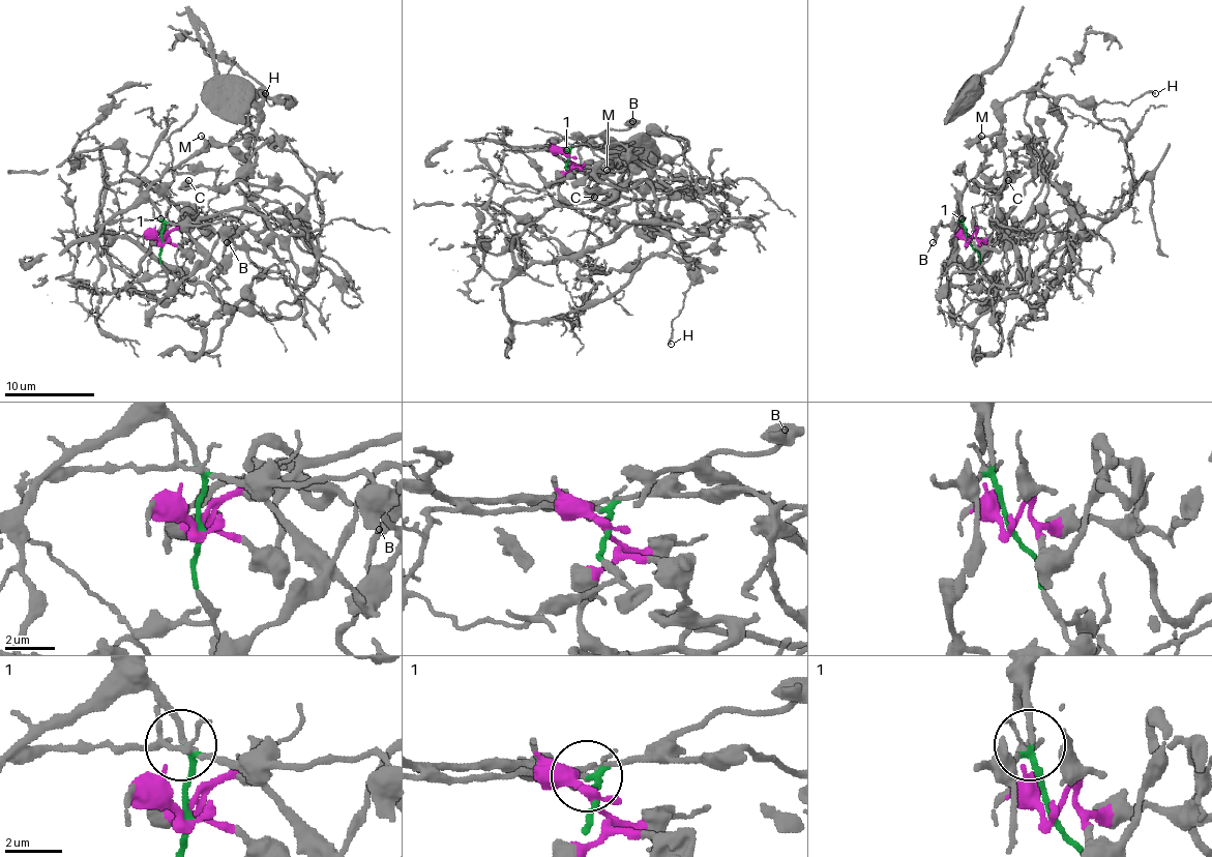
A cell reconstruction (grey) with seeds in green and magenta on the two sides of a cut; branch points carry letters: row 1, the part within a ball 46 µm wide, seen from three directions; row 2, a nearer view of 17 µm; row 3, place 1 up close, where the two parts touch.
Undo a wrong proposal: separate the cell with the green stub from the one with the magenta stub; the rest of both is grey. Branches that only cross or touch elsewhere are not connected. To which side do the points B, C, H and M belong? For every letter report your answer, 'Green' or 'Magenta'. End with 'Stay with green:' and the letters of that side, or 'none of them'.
B: Green
C: Magenta
H: Green
M: Green
Stay with green: B, H, M

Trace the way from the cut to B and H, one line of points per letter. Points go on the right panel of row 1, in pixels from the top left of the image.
B: (968, 242), (966, 229), (959, 223), (941, 223), (933, 242)
H: (968, 242), (959, 196), (995, 146), (1006, 101), (1029, 90), (1130, 106), (1154, 94)

